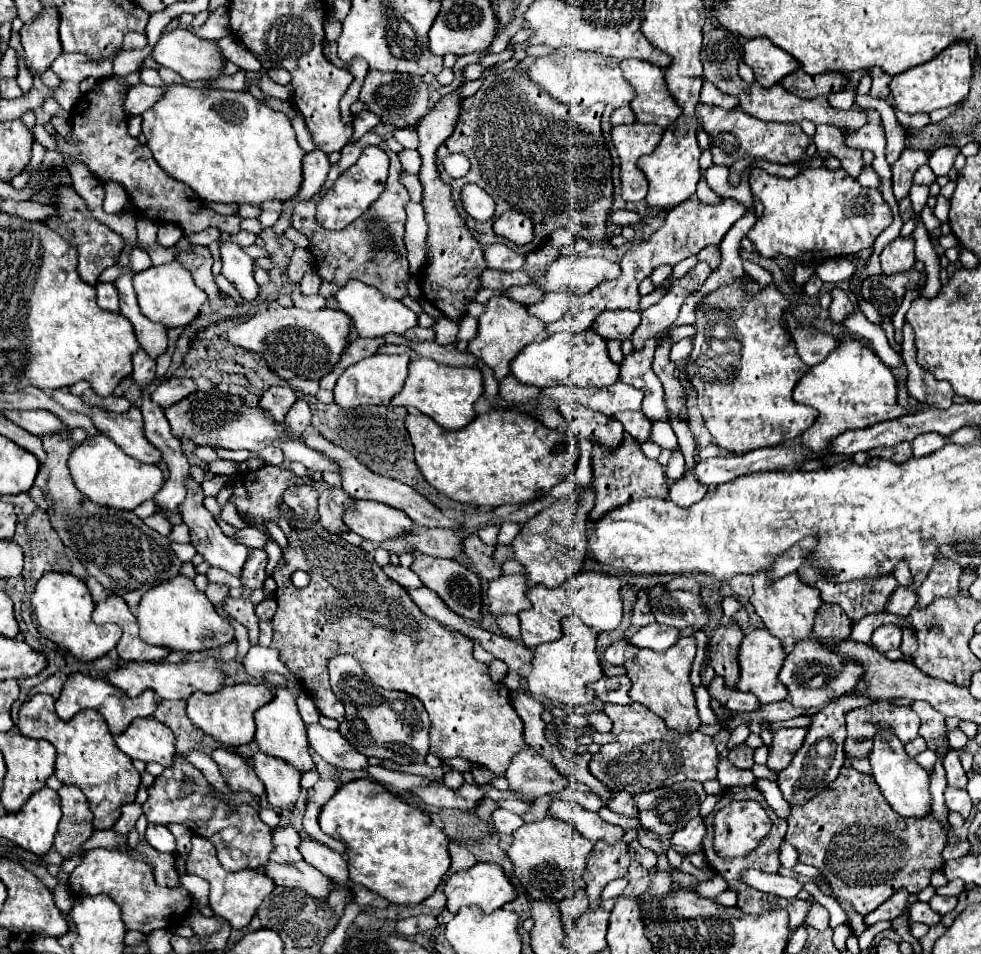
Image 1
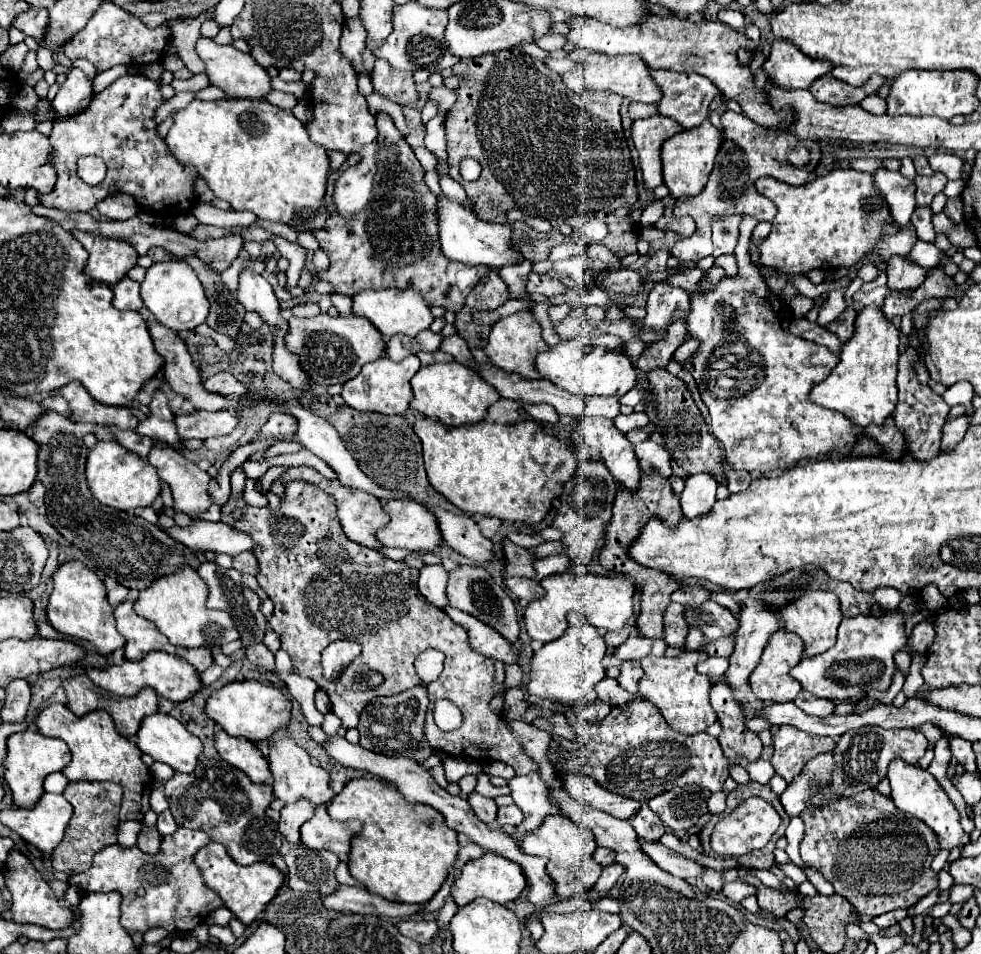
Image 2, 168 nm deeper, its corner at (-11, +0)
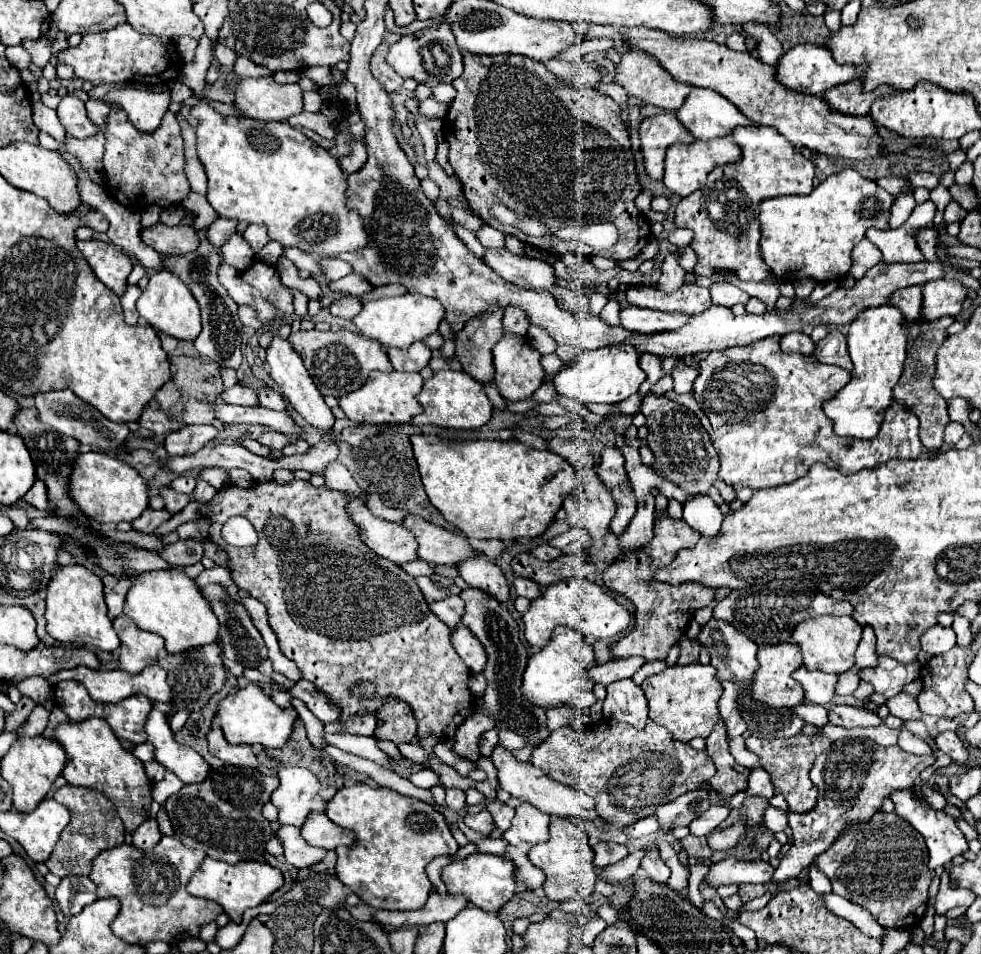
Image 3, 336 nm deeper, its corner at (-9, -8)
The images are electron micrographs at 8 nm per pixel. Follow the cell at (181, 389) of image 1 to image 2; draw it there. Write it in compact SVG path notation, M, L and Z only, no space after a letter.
M219 372L219 374L213 374L213 376L205 378L203 386L205 386L205 390L221 394L221 396L225 396L225 394L241 396L247 390L247 386L243 382L239 382L237 378L233 378L229 372Z

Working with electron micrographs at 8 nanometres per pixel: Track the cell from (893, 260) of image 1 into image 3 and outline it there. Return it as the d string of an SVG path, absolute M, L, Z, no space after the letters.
M909 286L897 294L893 294L893 298L889 300L889 304L897 306L907 320L921 324L921 304L923 304L923 294L921 294L921 286Z

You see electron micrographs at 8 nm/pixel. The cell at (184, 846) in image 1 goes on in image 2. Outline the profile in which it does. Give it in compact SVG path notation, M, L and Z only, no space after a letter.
M179 828L171 836L171 846L161 846L161 854L143 854L137 846L123 848L119 844L103 848L95 854L93 864L87 872L75 878L83 892L111 892L117 890L123 896L121 902L121 926L133 932L147 932L149 928L165 928L169 932L191 932L199 922L203 922L213 910L221 908L223 902L217 892L213 892L195 866L195 852L209 842L203 830Z

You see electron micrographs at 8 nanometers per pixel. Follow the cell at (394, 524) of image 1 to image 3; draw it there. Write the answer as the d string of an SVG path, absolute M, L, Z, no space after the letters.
M409 514L403 526L415 534L419 542L419 558L427 564L459 564L477 554L463 536L433 526L421 516Z

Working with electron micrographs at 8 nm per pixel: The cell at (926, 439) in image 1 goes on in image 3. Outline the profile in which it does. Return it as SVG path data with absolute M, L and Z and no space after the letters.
M951 422L951 424L945 428L945 442L947 442L947 444L955 444L963 434L965 434L963 424L959 424L959 422Z

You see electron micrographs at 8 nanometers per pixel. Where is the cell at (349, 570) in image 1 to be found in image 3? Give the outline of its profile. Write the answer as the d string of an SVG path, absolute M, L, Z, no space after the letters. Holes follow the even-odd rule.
M273 480L253 482L249 488L227 484L209 502L211 528L207 538L227 552L233 582L265 604L269 626L279 640L281 652L297 664L305 680L313 682L321 692L327 692L343 710L341 720L361 710L379 710L383 698L393 696L409 702L413 708L419 722L417 736L433 734L437 738L453 738L457 726L473 712L473 696L467 690L471 672L451 644L449 626L429 610L415 578L361 542L359 528L347 514L347 502L349 498L345 498L343 492L315 488L305 480L293 480L289 484L277 484ZM231 516L245 516L253 524L259 534L257 546L235 548L225 544L221 526ZM357 682L375 684L377 690L373 698L353 694Z

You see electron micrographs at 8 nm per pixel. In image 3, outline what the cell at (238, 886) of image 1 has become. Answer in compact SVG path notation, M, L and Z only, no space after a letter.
M205 858L201 862L199 870L189 880L187 890L193 896L201 896L201 898L207 898L207 900L213 900L213 902L221 904L225 914L233 922L239 924L241 916L243 916L243 912L247 908L259 906L261 902L265 902L281 886L283 886L283 874L279 872L279 868L273 868L267 862L237 862L237 864L227 864L227 862Z

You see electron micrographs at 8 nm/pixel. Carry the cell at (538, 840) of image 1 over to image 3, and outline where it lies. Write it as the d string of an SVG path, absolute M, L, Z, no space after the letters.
M565 818L553 820L549 826L549 832L551 832L551 838L543 844L533 846L529 852L529 860L537 868L541 868L547 876L547 880L543 884L547 898L555 900L555 902L585 900L593 892L593 886L597 882L597 874L595 874L595 866L593 866L593 850L589 846L587 834Z

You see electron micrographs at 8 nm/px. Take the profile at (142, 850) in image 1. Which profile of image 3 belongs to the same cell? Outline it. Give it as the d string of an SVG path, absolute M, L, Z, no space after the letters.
M147 818L133 834L133 846L141 848L141 850L149 850L153 848L159 840L161 840L161 832L159 832L159 826L157 826L157 820L155 818Z

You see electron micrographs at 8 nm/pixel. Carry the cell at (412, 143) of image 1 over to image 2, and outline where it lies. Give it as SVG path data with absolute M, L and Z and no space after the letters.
M437 158L435 170L437 170L437 174L439 174L441 190L443 190L447 196L453 196L457 202L463 202L463 206L471 208L471 204L469 204L469 202L467 202L467 198L465 198L465 190L461 188L461 184L459 184L459 182L453 182L453 180L449 178L449 174L447 174L447 172L443 172L443 166L445 166L445 164Z

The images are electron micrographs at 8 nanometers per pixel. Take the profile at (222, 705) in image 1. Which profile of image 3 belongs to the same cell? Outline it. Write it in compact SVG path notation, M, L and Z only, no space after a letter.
M247 684L245 688L239 688L235 694L221 700L217 718L227 742L231 744L261 744L263 748L281 748L293 732L297 712L293 708L279 708L259 686Z

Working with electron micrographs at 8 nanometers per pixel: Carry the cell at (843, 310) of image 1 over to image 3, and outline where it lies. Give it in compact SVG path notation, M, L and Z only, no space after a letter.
M831 330L815 348L813 358L817 358L823 364L835 364L841 366L843 370L851 372L853 364L845 346L845 336L839 330Z

